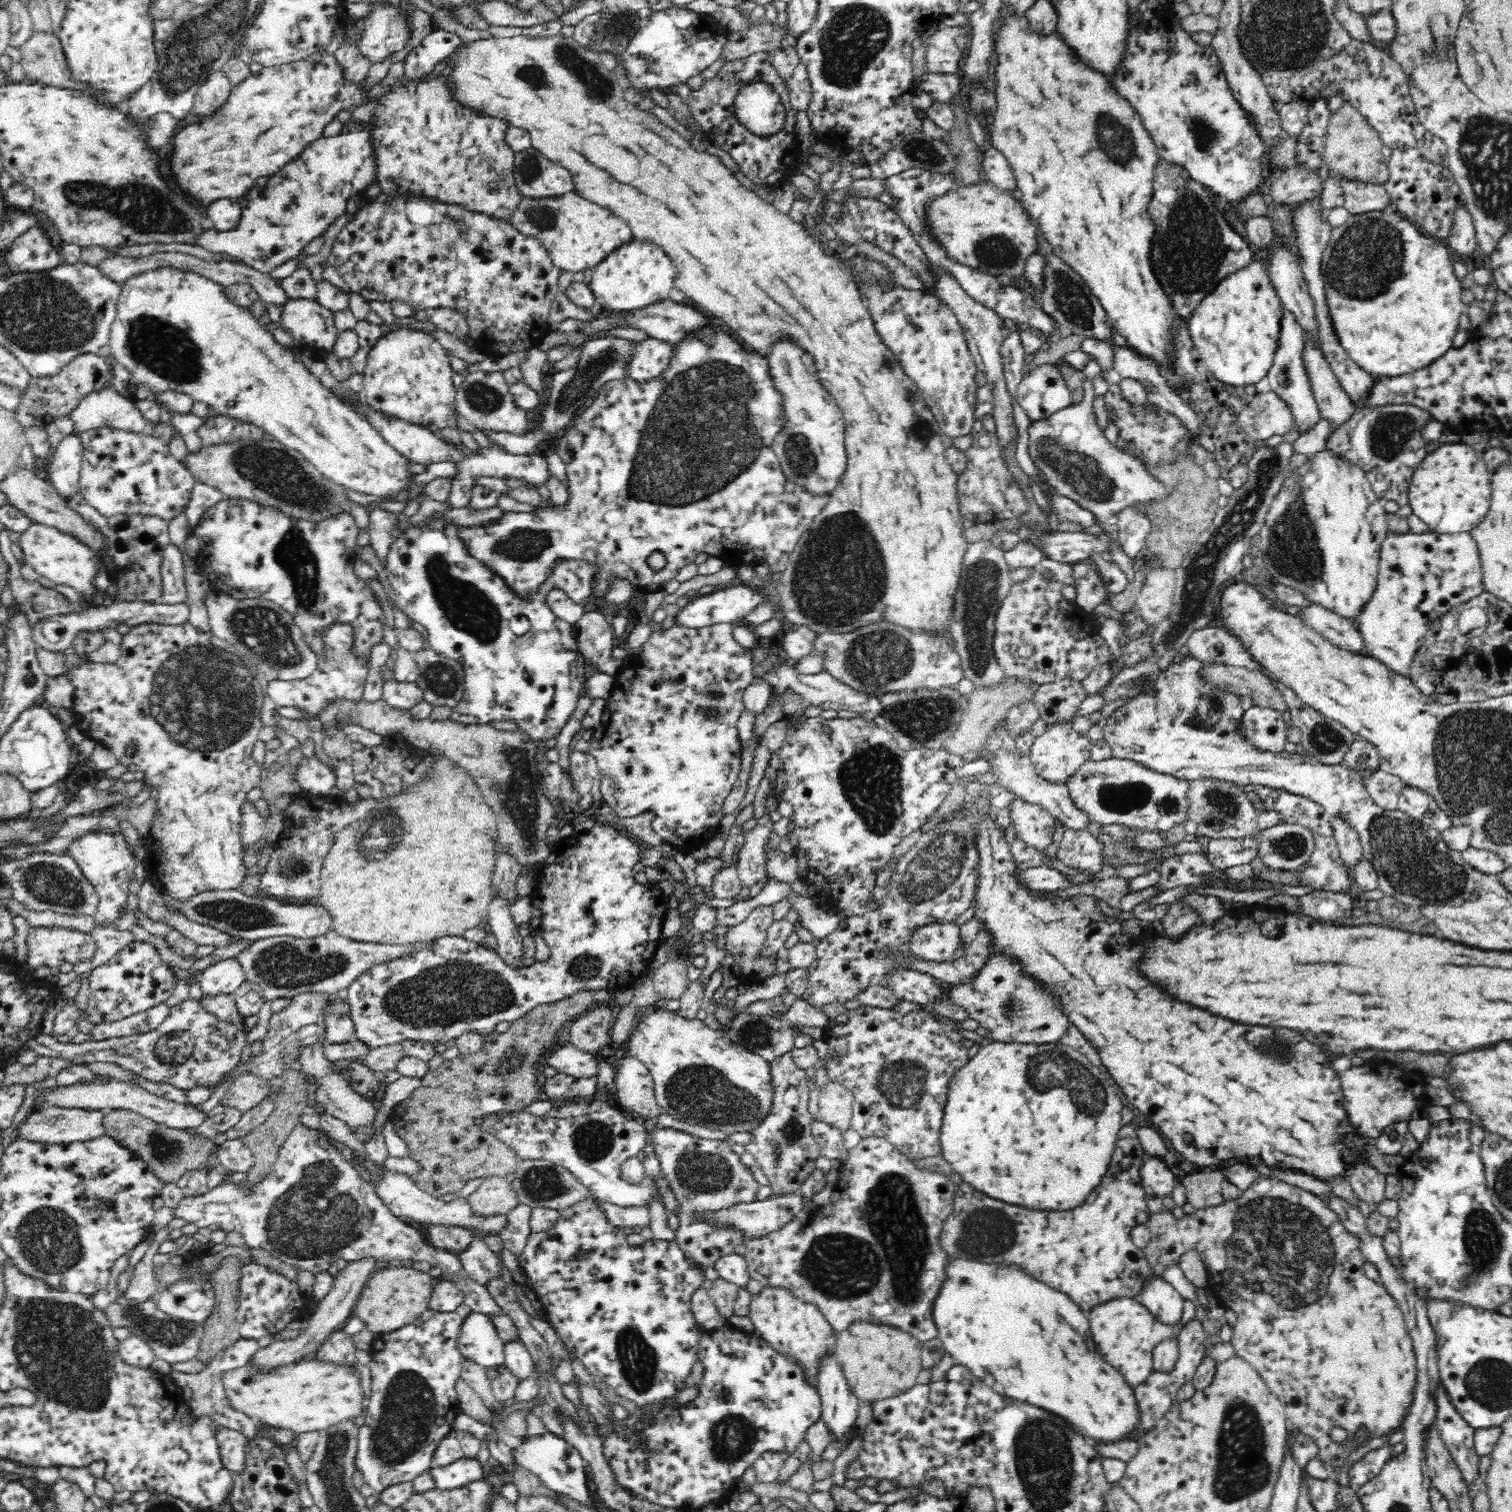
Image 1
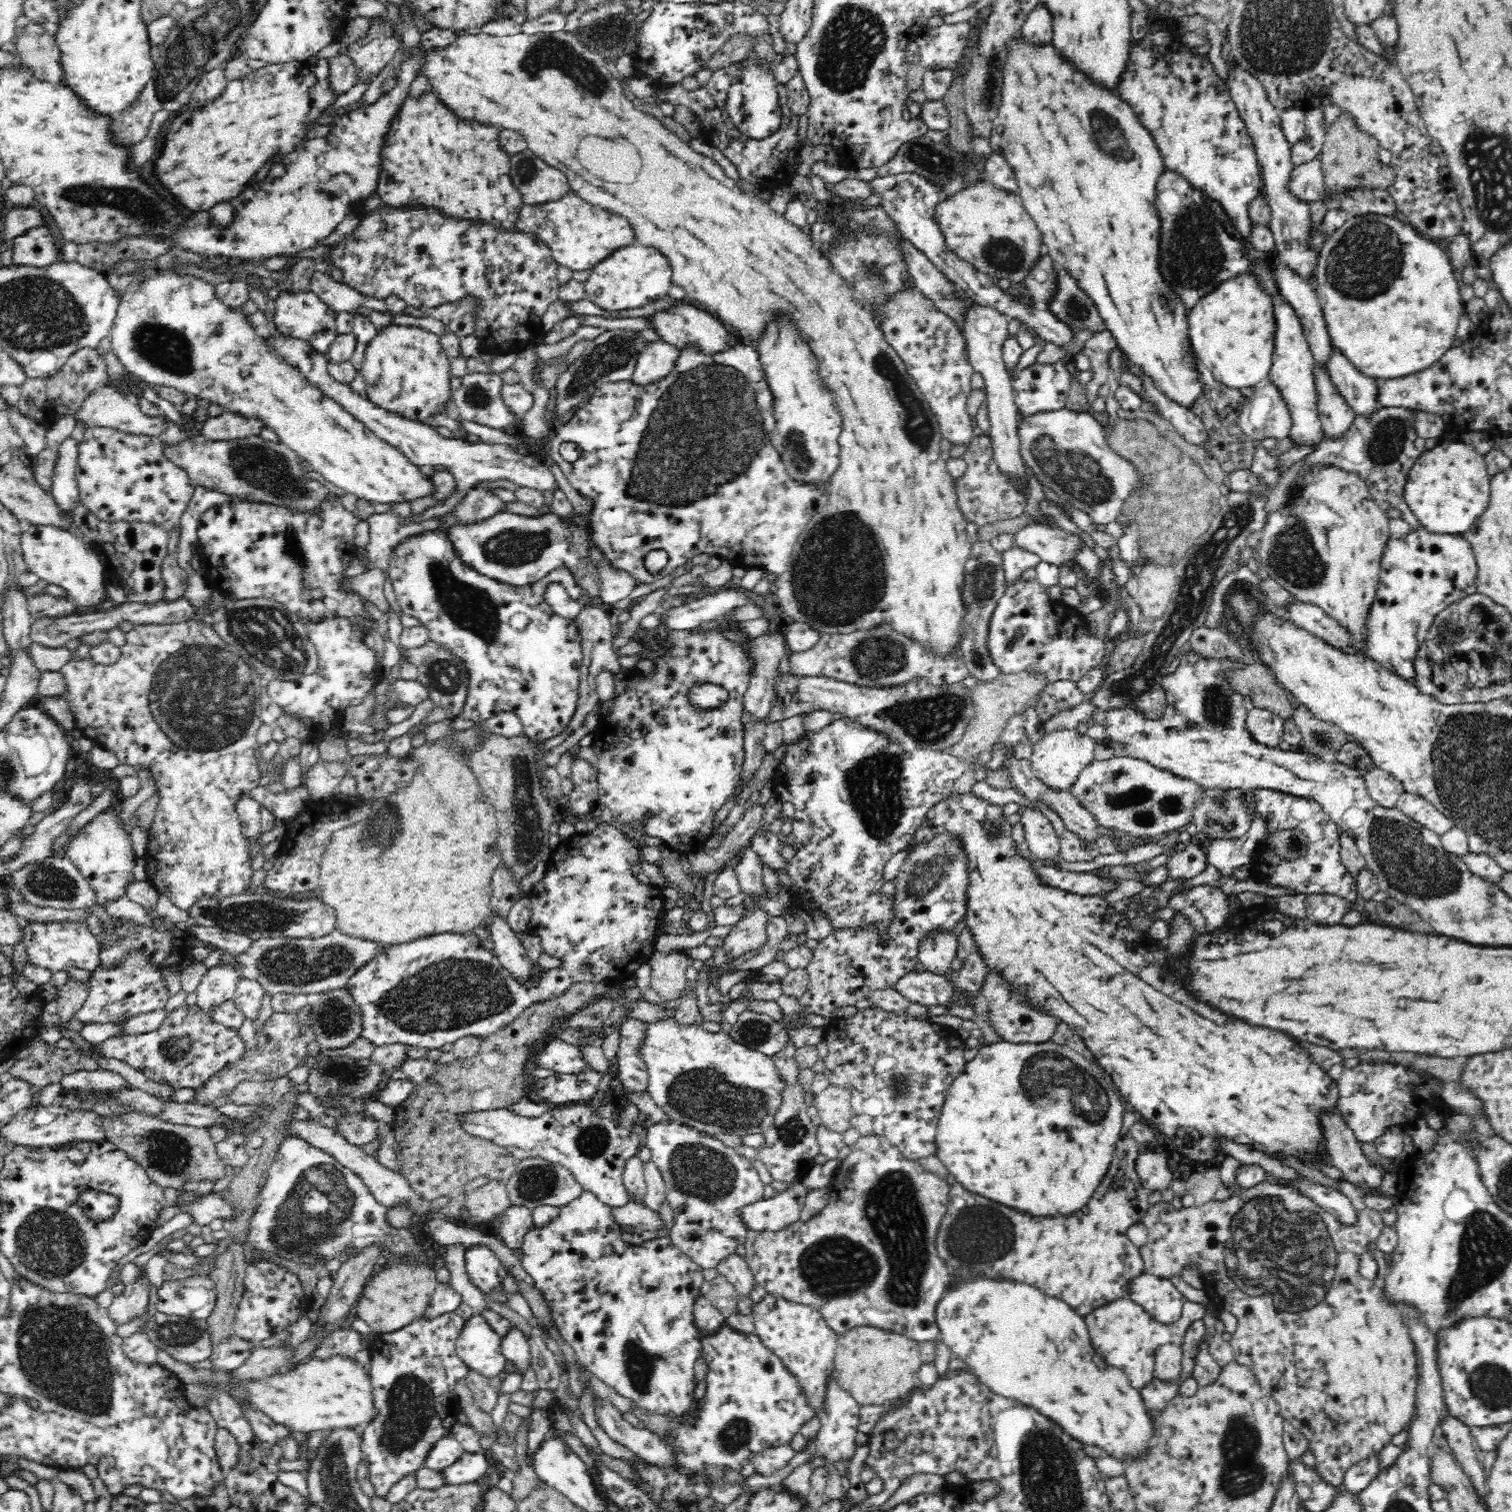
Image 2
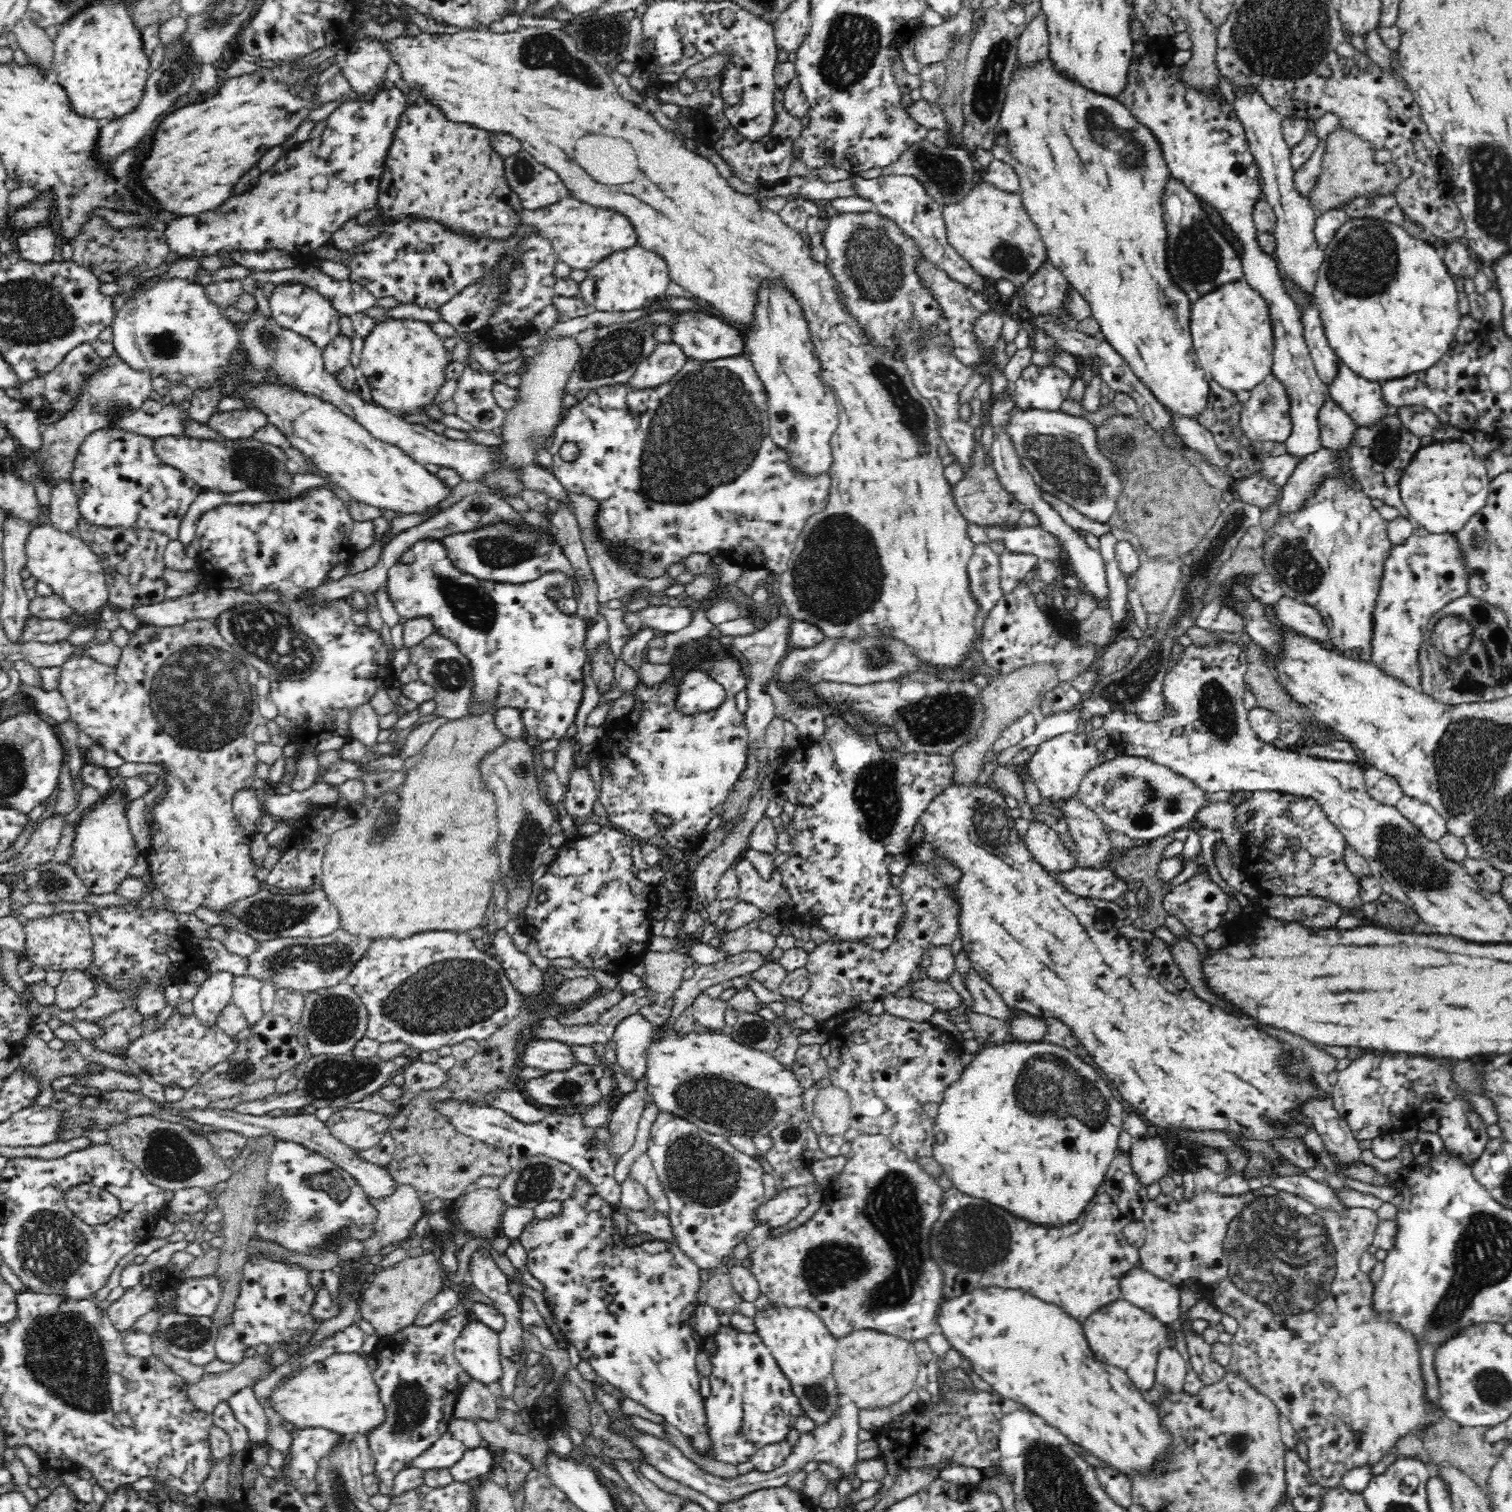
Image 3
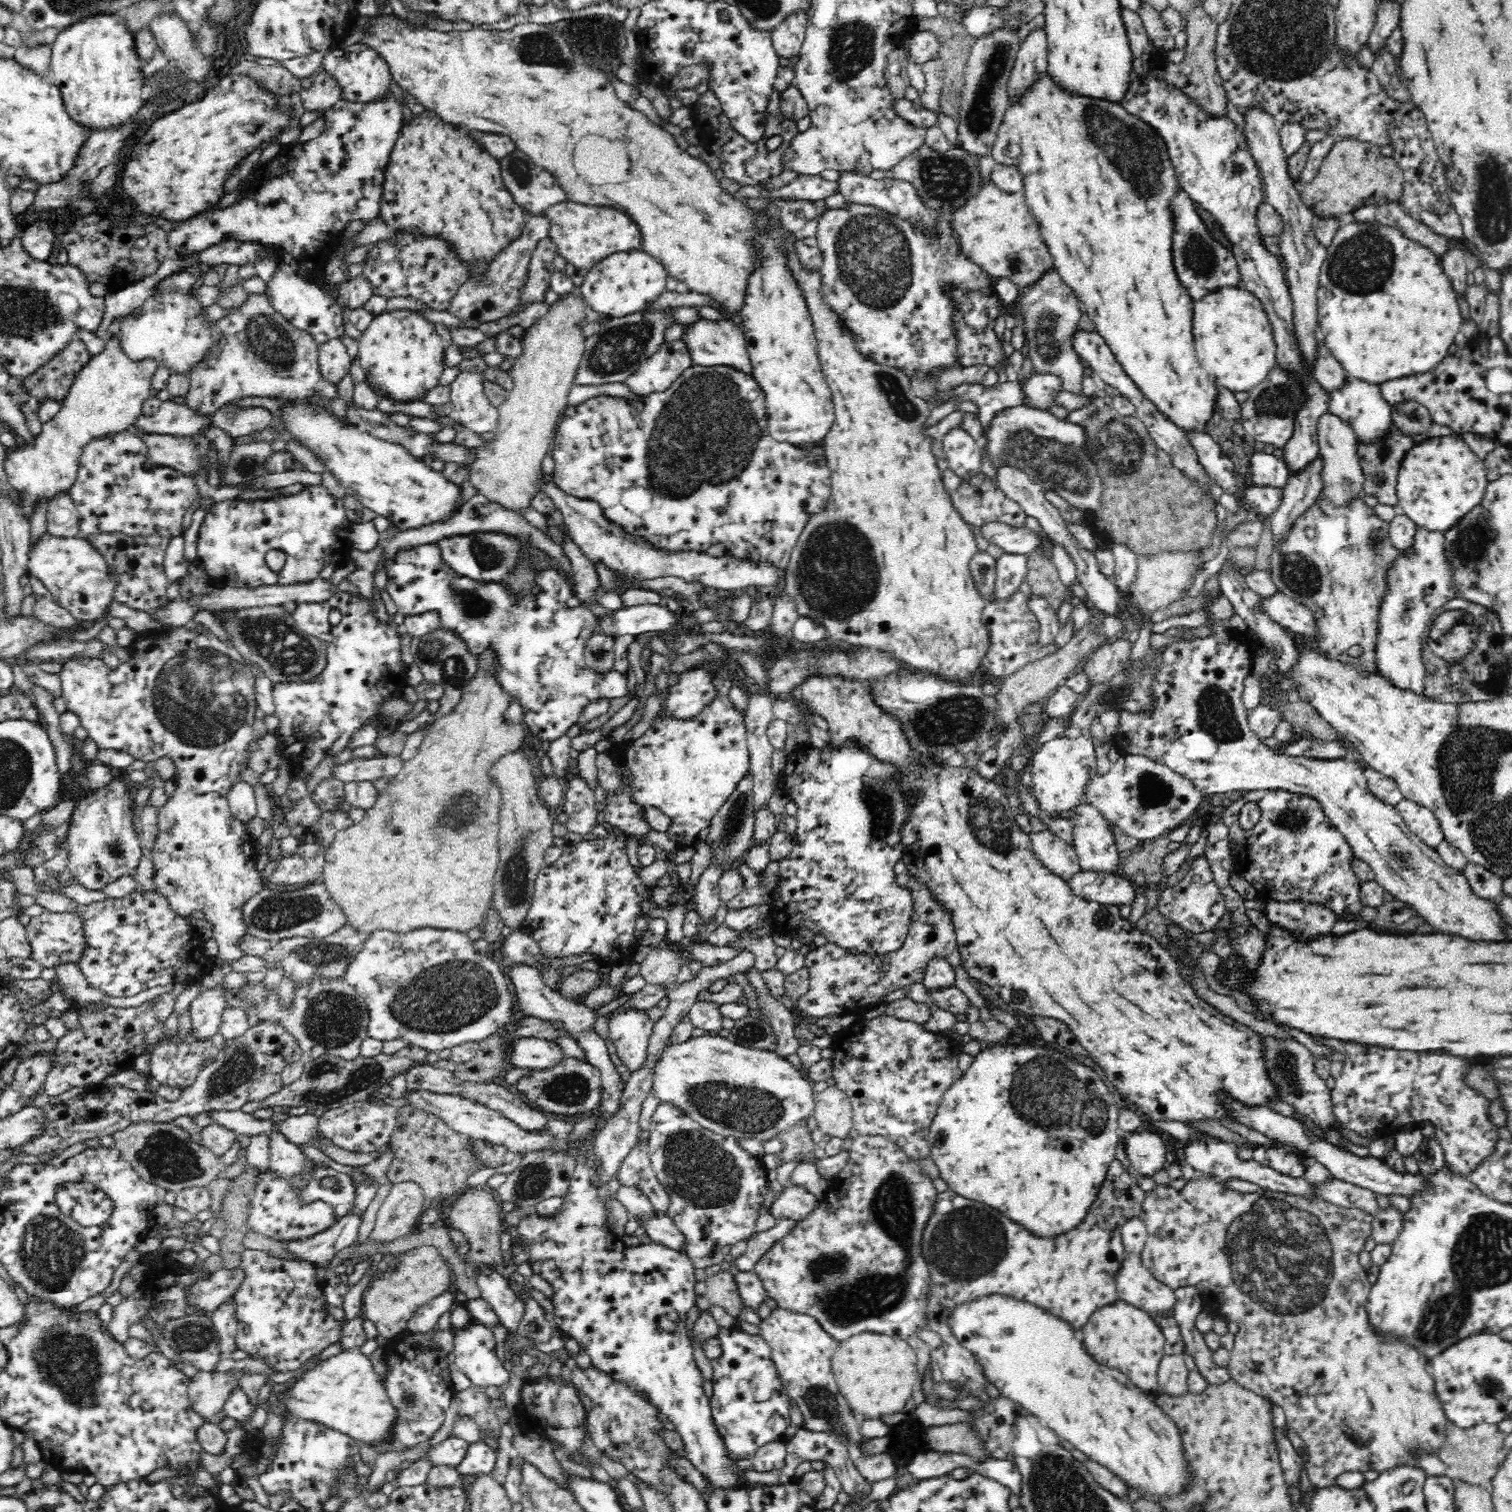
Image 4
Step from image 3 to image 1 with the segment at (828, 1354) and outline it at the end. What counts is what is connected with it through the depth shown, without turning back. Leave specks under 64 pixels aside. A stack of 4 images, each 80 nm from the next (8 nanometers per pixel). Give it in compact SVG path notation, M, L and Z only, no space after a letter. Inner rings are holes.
M766 1285L758 1294L752 1295L752 1301L749 1305L748 1318L753 1322L756 1328L756 1335L763 1338L766 1342L772 1344L776 1351L792 1355L800 1365L807 1370L808 1377L812 1378L812 1383L817 1384L817 1373L819 1356L826 1351L834 1352L835 1348L835 1331L825 1316L820 1312L820 1309L809 1302L801 1301L788 1288L779 1286Z

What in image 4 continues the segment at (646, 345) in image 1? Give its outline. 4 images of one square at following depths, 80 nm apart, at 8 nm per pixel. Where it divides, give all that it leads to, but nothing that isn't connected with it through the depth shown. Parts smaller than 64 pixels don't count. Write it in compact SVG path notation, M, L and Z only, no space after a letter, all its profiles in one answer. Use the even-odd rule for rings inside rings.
M677 339L665 341L658 352L638 365L625 384L634 394L645 395L666 390L693 362L684 344Z

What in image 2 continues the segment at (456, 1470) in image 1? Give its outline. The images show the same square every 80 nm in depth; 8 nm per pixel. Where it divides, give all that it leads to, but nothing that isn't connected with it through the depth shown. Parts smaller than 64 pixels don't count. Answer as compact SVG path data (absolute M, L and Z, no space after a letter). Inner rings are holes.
M483 1451L477 1454L465 1453L452 1466L448 1466L440 1471L442 1483L445 1486L461 1486L469 1483L483 1482L491 1462L492 1459L489 1454Z

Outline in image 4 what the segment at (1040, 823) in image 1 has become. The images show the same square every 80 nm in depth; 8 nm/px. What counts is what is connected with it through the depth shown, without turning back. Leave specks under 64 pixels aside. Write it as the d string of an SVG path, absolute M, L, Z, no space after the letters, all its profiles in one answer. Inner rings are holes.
M1050 829L1031 831L1028 835L1036 858L1049 871L1066 880L1081 869L1073 845L1064 842Z

